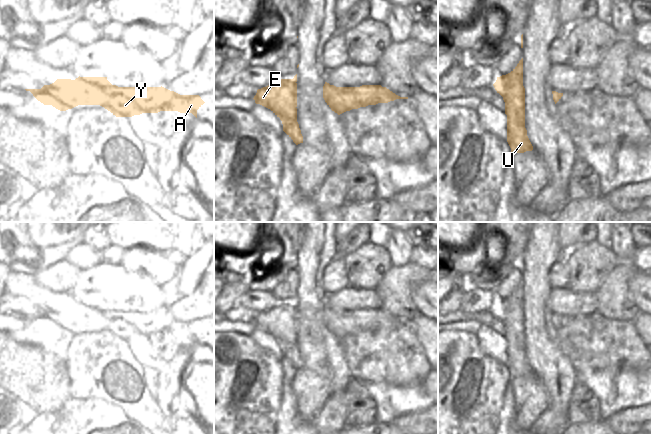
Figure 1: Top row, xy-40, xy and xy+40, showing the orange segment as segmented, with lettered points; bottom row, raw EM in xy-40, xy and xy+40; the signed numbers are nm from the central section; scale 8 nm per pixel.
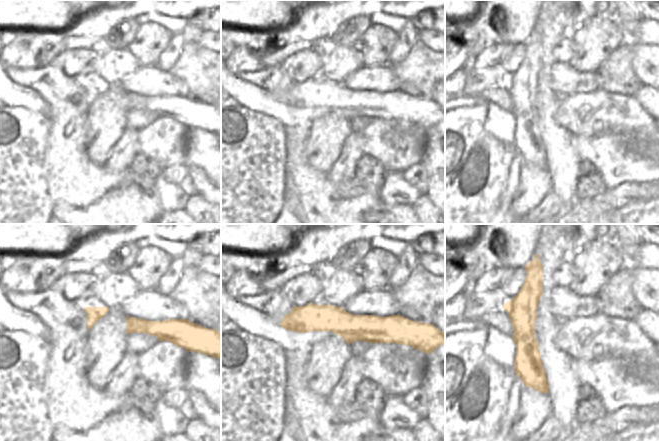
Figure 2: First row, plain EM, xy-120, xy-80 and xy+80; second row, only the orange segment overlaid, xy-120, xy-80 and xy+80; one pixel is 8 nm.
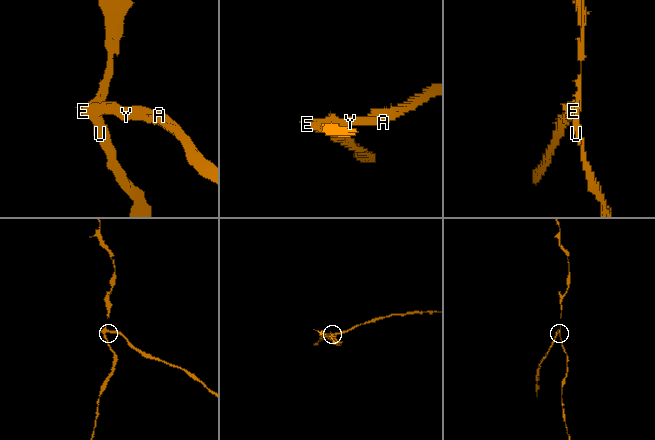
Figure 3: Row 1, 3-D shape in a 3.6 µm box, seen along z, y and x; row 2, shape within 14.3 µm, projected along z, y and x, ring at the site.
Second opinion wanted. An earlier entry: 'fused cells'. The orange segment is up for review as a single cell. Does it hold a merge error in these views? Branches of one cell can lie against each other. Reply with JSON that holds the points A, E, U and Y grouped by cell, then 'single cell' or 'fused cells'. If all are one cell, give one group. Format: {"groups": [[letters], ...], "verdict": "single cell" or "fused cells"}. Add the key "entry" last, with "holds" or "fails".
{"groups": [["A", "E", "Y"], ["U"]], "verdict": "fused cells", "entry": "holds"}

